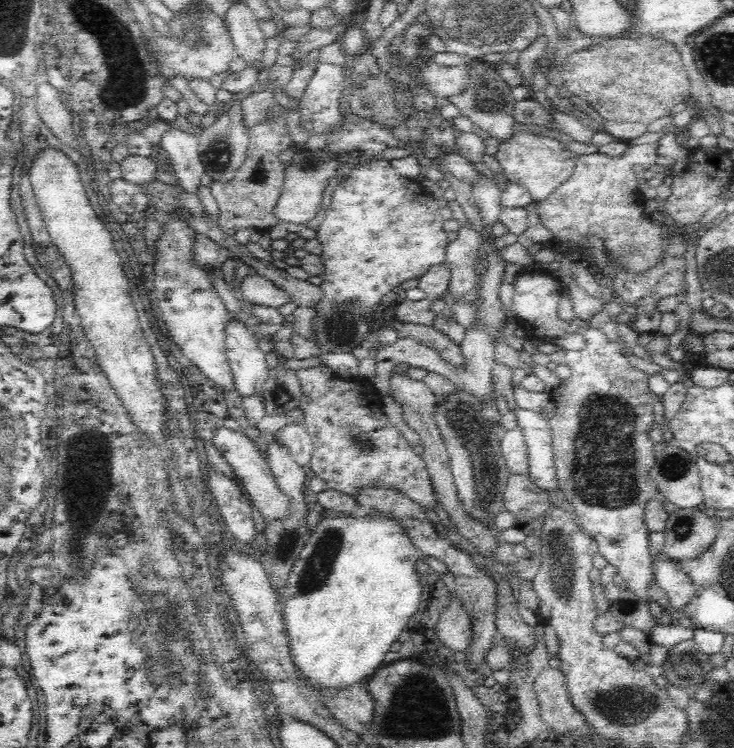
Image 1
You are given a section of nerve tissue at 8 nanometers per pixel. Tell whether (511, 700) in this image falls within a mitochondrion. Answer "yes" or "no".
no

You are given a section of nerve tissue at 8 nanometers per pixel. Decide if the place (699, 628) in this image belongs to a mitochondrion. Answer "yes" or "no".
no

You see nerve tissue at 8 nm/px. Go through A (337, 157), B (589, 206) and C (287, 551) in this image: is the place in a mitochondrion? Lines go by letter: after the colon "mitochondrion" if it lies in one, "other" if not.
A: other
B: other
C: mitochondrion

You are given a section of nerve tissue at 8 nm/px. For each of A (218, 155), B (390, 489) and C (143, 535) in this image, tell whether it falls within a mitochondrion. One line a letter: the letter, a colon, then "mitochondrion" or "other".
A: mitochondrion
B: other
C: other

